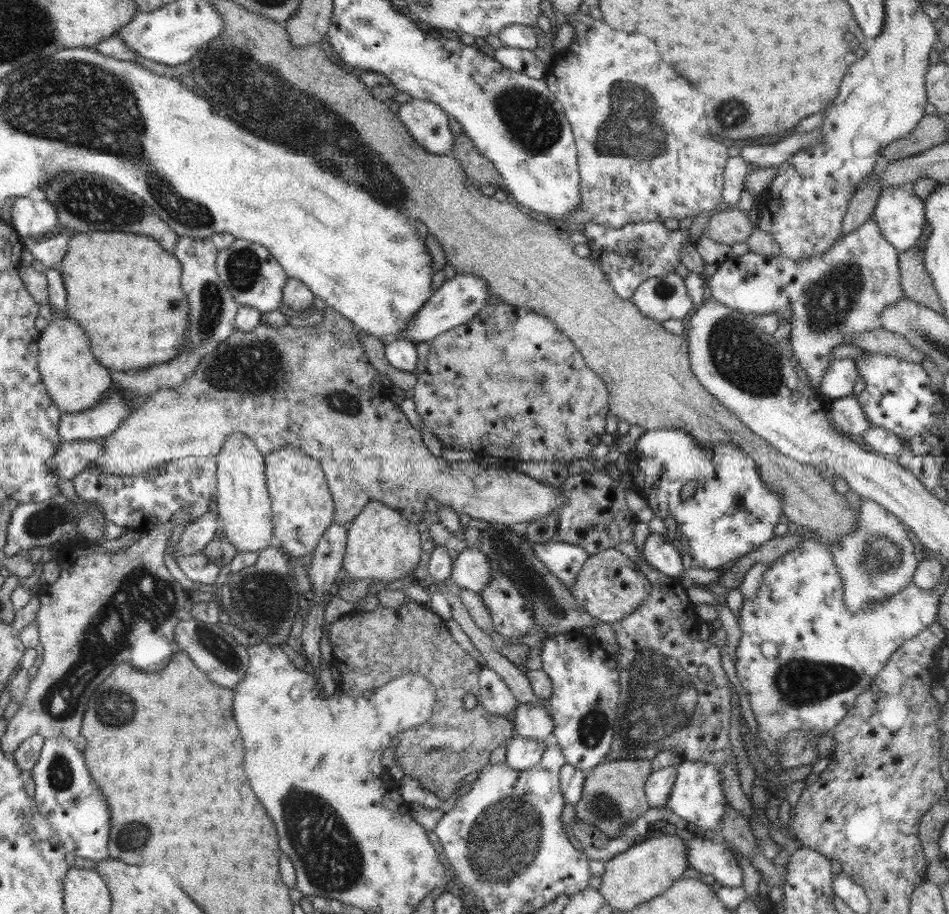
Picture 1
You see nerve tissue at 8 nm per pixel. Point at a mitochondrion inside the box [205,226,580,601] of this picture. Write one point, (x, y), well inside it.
(243, 267)

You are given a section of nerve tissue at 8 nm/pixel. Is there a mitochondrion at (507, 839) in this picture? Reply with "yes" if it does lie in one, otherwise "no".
yes

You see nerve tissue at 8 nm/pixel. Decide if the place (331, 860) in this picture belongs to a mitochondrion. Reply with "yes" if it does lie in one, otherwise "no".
yes

